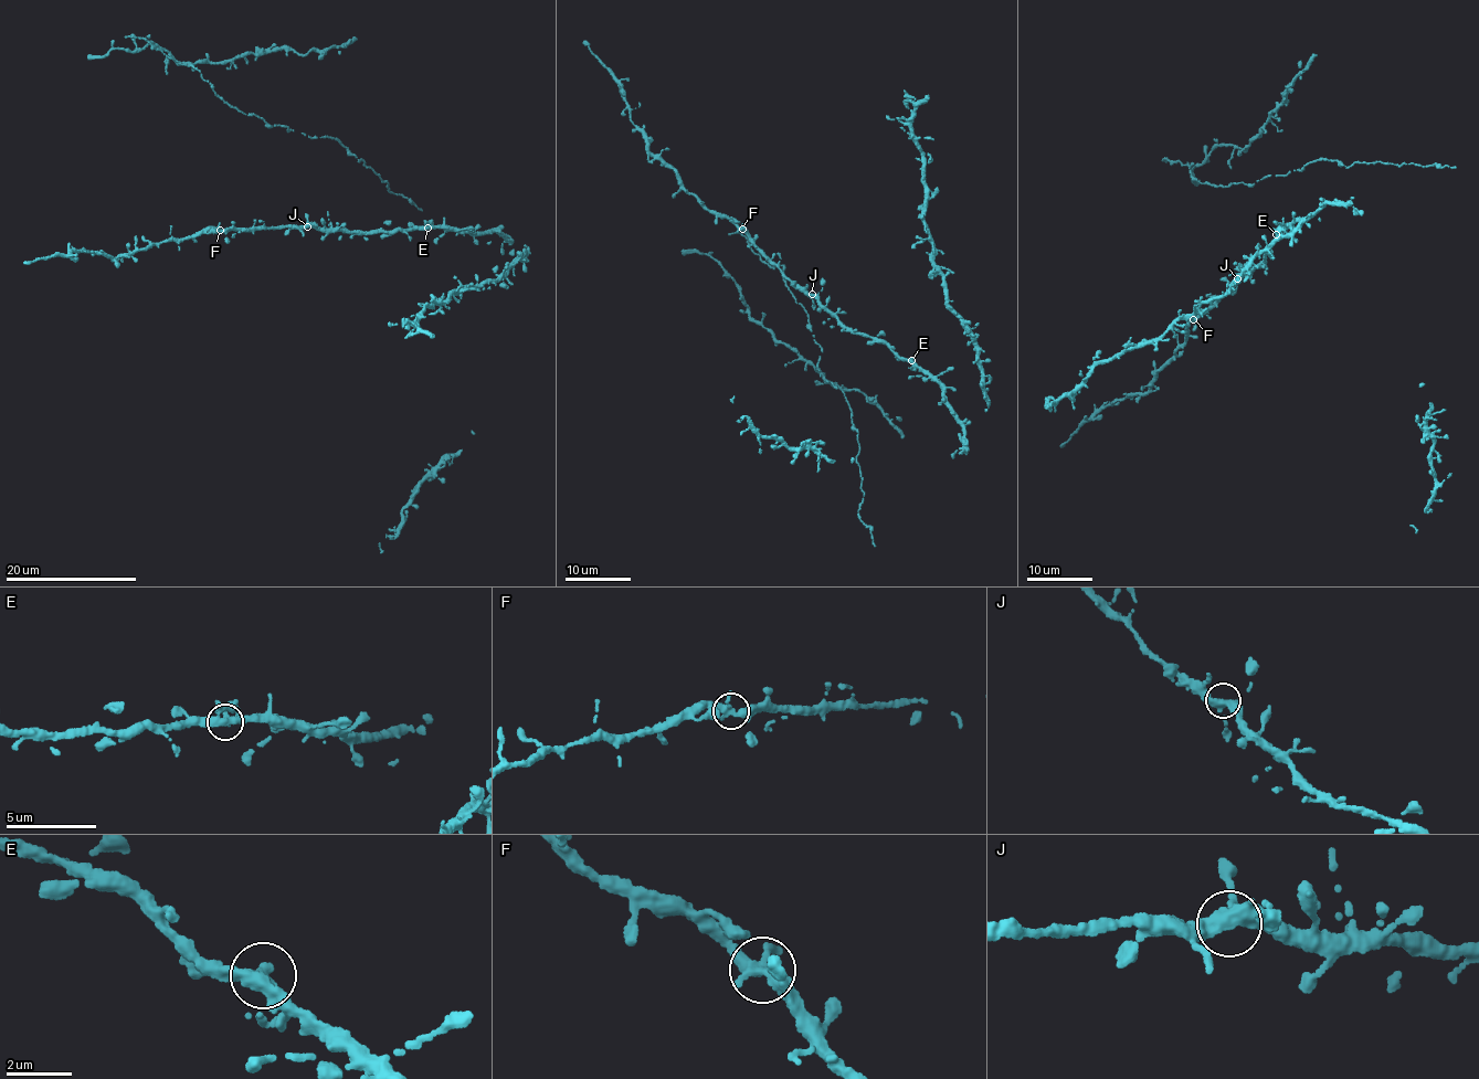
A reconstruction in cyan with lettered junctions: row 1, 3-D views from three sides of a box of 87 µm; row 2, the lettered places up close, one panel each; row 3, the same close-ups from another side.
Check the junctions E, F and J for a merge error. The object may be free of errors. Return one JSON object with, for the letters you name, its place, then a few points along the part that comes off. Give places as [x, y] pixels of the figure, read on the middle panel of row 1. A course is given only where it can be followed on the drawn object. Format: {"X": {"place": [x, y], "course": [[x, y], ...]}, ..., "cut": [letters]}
{"cut": []}

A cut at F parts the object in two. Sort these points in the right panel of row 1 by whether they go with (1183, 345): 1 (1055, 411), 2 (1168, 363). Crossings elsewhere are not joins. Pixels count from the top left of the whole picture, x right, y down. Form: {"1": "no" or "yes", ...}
{"1": "no", "2": "yes"}

